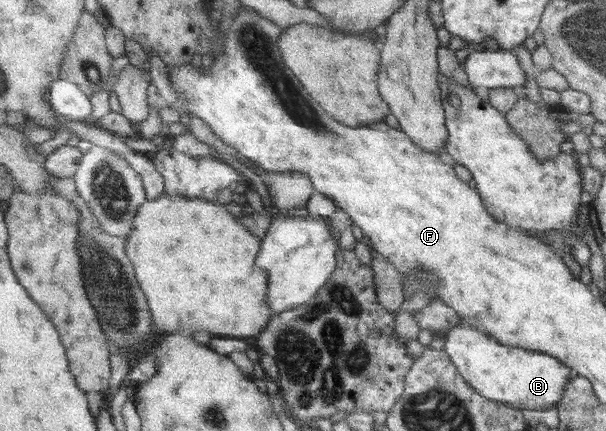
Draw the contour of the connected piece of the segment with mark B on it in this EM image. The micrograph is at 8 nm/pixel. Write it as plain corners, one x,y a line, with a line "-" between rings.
464,323
456,324
444,334
444,352
463,380
485,399
518,410
546,410
562,398
569,383
570,368
554,356
499,344
490,334

